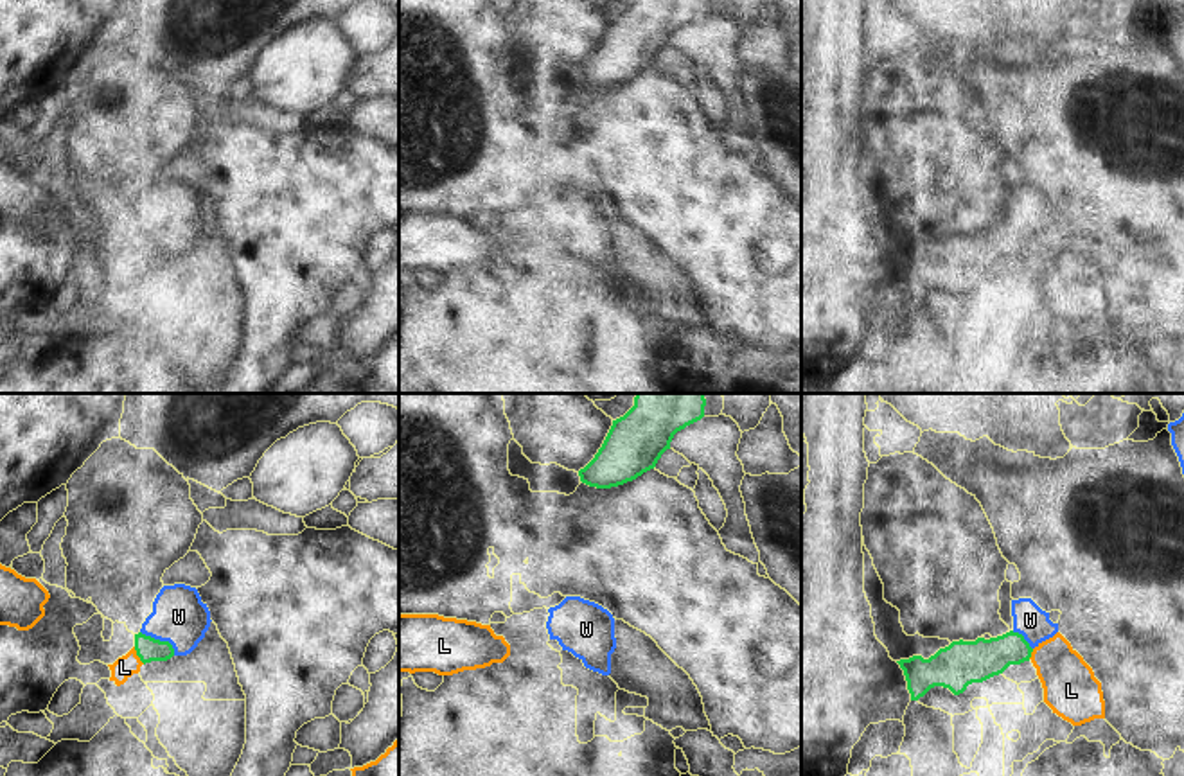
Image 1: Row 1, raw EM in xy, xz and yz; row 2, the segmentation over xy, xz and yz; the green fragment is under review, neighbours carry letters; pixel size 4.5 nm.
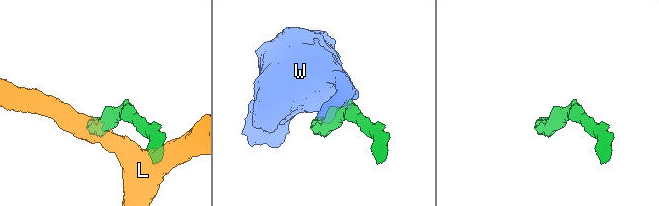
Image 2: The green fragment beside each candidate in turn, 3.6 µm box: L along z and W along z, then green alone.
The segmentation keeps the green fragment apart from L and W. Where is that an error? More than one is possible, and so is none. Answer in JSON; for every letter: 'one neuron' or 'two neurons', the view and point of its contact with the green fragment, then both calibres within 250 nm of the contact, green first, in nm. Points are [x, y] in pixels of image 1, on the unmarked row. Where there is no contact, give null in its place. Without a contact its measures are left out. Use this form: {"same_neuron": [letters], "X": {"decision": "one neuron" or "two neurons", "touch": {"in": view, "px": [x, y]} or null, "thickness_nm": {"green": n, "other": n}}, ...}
{"same_neuron": ["W"], "L": {"decision": "two neurons", "touch": {"in": "xy", "px": [137, 252]}, "thickness_nm": {"green": 110, "other": 100}}, "W": {"decision": "one neuron", "touch": {"in": "xy", "px": [159, 238]}, "thickness_nm": {"green": 110, "other": 240}}}

